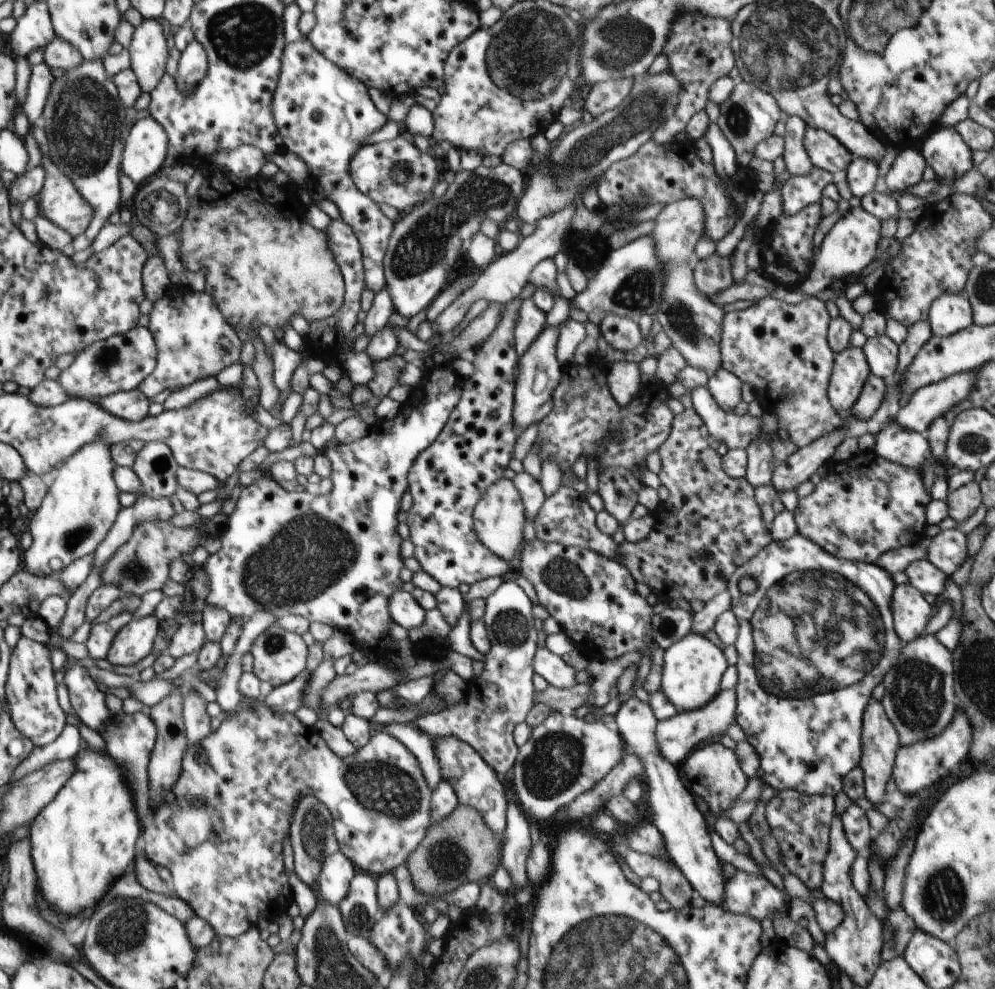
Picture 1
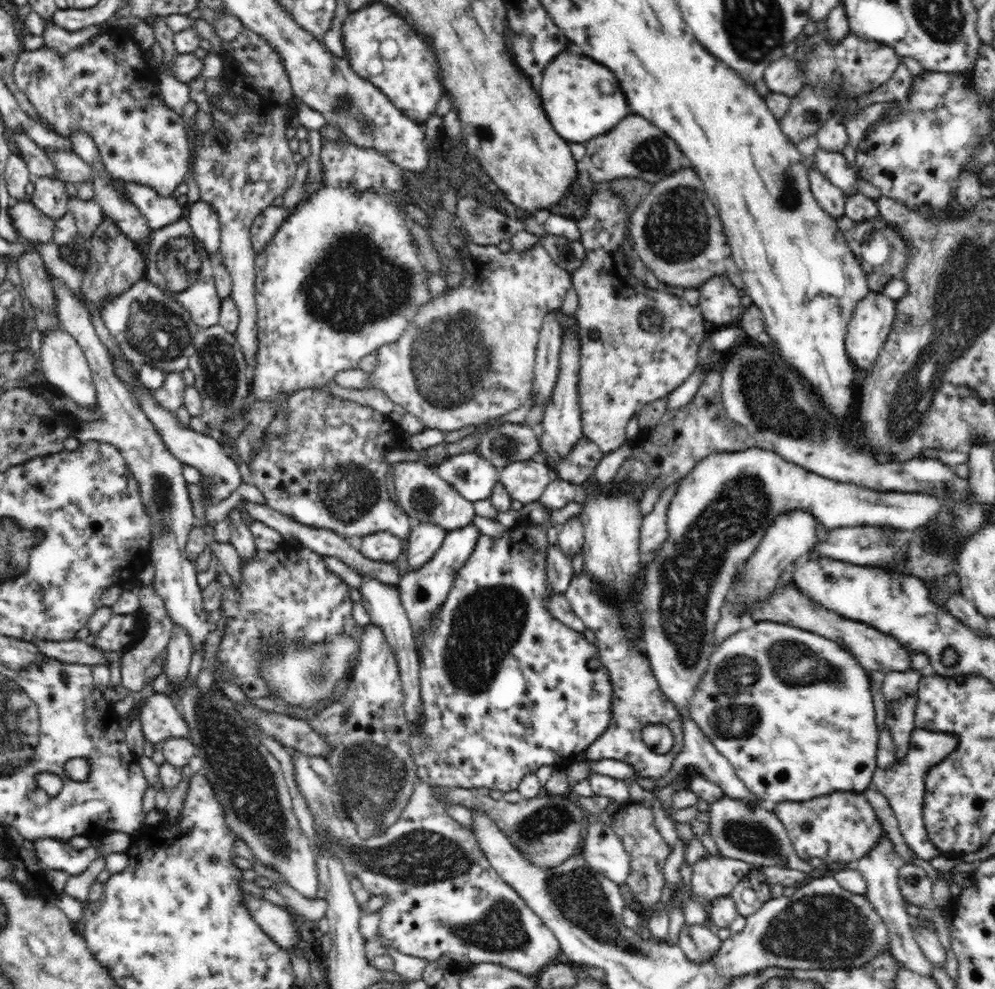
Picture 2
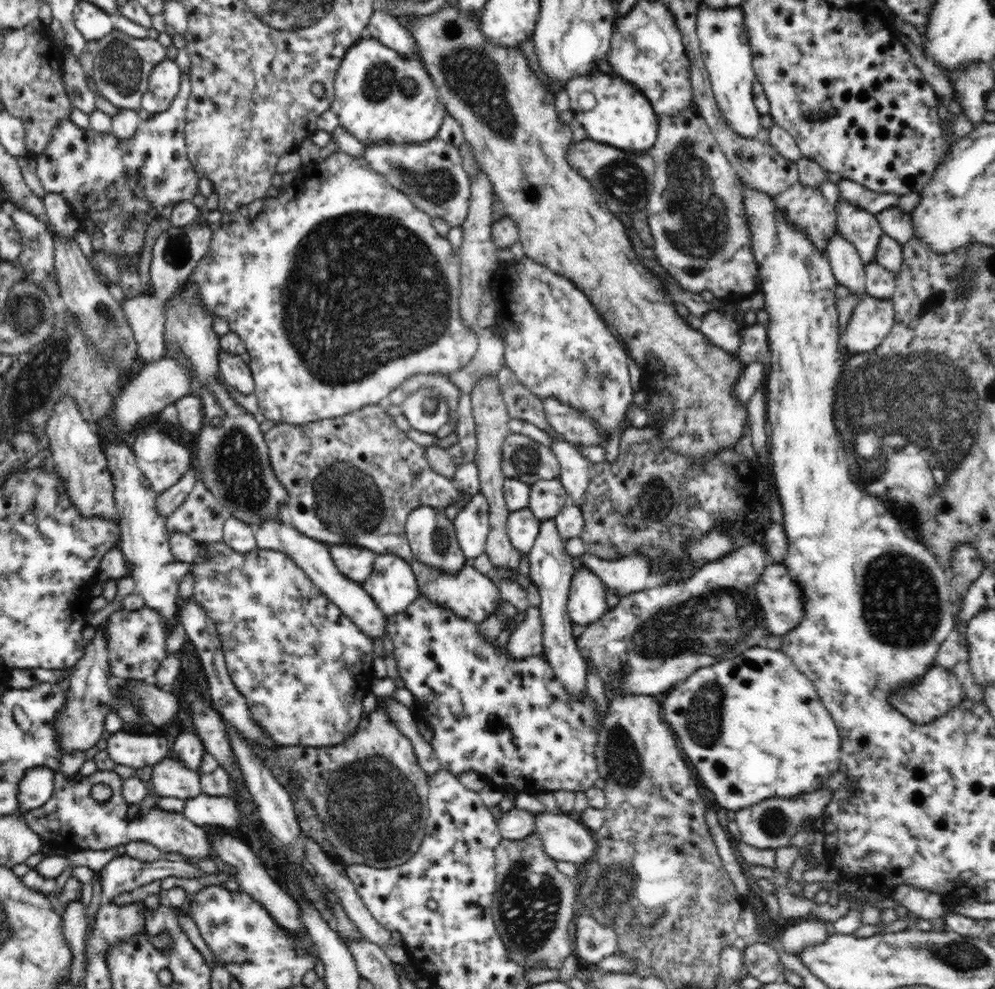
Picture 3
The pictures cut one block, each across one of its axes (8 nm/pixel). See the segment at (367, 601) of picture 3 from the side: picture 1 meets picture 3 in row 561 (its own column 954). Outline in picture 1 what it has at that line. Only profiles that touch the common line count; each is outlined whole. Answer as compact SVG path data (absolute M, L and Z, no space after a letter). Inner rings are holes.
M944 292L930 304L927 321L932 335L952 336L973 323L971 304L965 294Z

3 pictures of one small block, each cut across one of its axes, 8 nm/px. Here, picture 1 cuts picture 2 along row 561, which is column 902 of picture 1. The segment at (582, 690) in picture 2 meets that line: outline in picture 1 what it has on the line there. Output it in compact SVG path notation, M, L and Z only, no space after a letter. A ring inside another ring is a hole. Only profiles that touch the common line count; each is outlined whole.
M873 450L859 451L847 461L846 472L836 474L830 469L828 476L816 484L806 498L798 501L794 511L797 533L809 538L810 542L815 542L824 552L833 554L836 558L872 564L889 550L919 543L924 538L928 525L926 506L932 500L931 492L924 486L921 471L890 462Z

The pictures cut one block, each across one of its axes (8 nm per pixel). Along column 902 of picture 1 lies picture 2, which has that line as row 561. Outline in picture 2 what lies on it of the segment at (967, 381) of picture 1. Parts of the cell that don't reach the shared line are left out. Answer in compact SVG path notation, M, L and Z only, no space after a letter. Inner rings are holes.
M424 523L412 530L406 548L409 570L418 570L420 566L424 566L440 548L447 532L436 525Z

